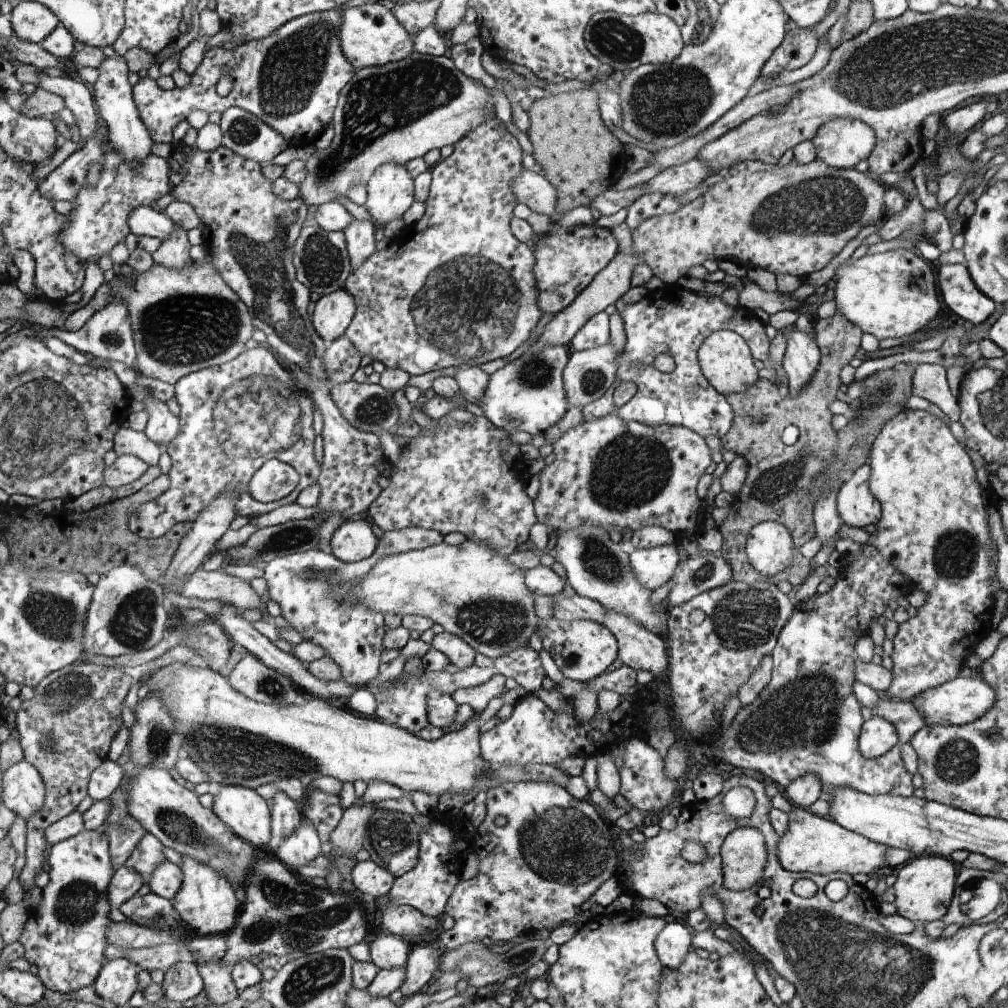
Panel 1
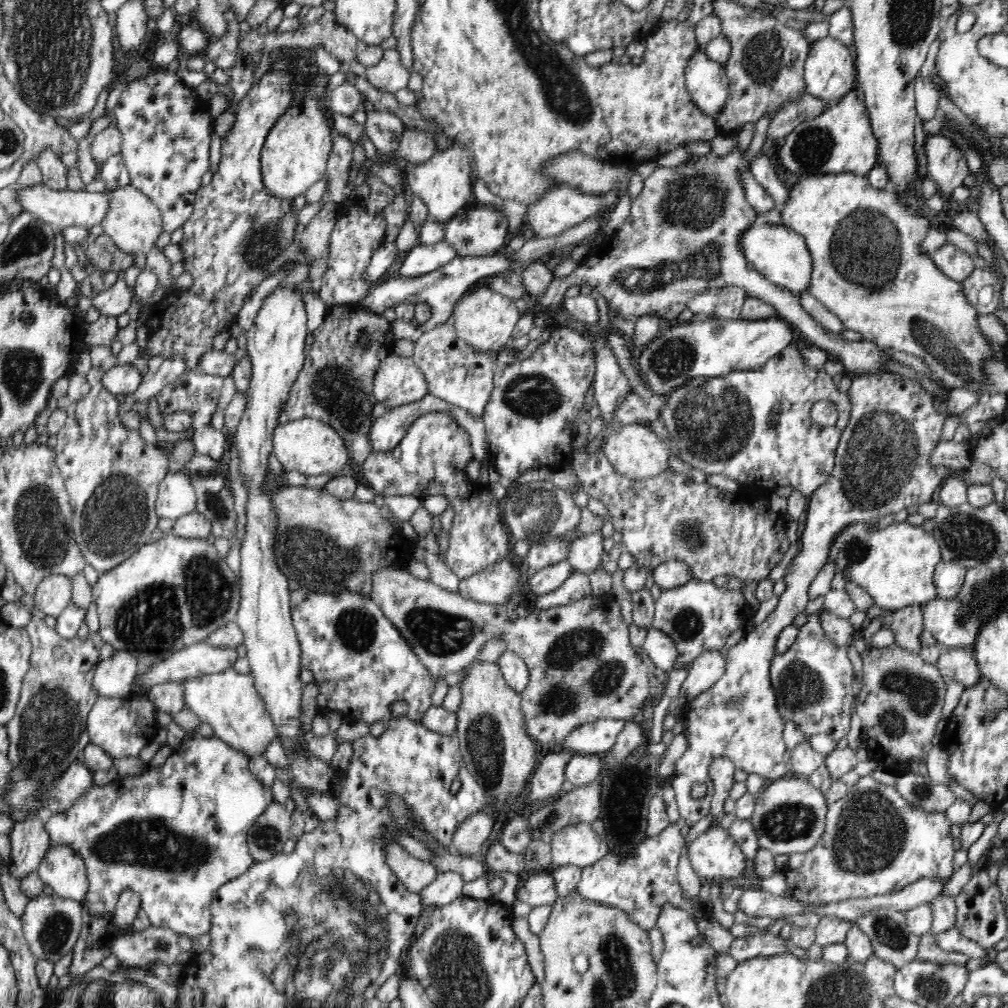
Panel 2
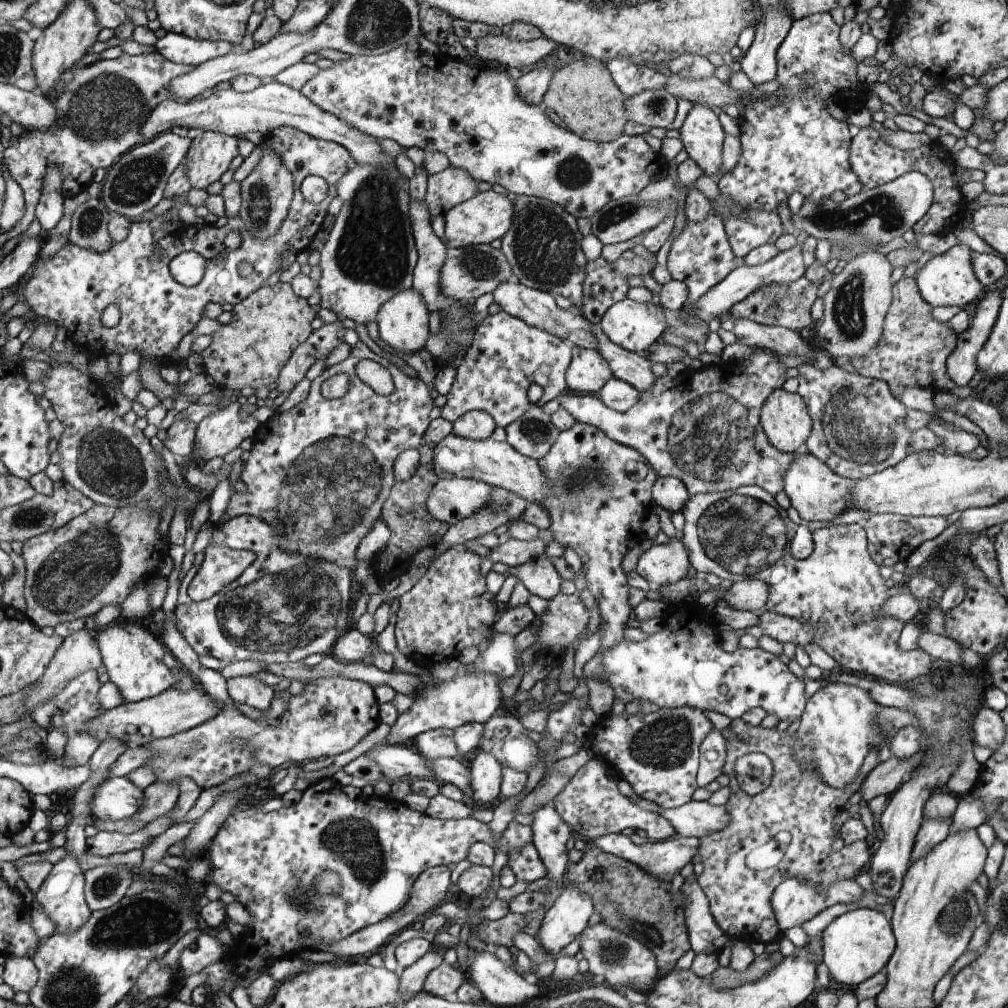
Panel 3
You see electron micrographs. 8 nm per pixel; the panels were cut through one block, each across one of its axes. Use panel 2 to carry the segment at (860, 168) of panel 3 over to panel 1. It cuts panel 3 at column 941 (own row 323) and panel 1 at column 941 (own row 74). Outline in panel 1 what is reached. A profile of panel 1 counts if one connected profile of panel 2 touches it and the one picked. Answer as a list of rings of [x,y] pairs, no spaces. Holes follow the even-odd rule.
[[[959,262],[936,263],[936,285],[948,308],[967,321],[968,325],[986,322],[996,303],[982,294],[972,280],[970,271]]]

